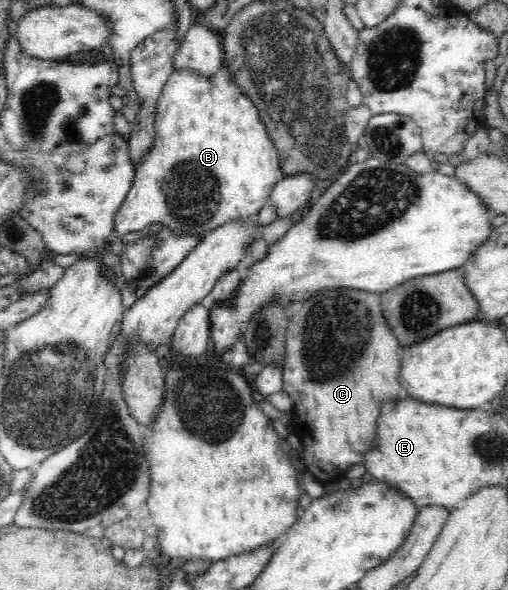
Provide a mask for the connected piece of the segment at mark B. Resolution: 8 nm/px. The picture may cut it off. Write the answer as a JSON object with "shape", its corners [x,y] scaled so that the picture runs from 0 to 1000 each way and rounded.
{"shape":[[[437,112],[427,129],[411,129],[411,132],[392,129],[368,119],[341,120],[327,137],[313,163],[311,178],[307,180],[301,247],[297,247],[291,261],[272,276],[272,285],[264,288],[266,298],[262,298],[258,319],[250,332],[246,332],[238,353],[234,353],[230,363],[224,366],[222,397],[234,403],[242,397],[250,397],[250,393],[270,393],[305,378],[317,378],[344,397],[354,397],[356,400],[402,402],[407,395],[431,386],[439,380],[447,380],[447,376],[459,376],[459,373],[486,376],[488,371],[502,369],[510,363],[510,356],[526,346],[526,341],[531,339],[537,317],[547,308],[541,297],[551,286],[545,253],[528,229],[524,214],[514,207],[506,181],[459,141],[453,124],[443,112]]]}

